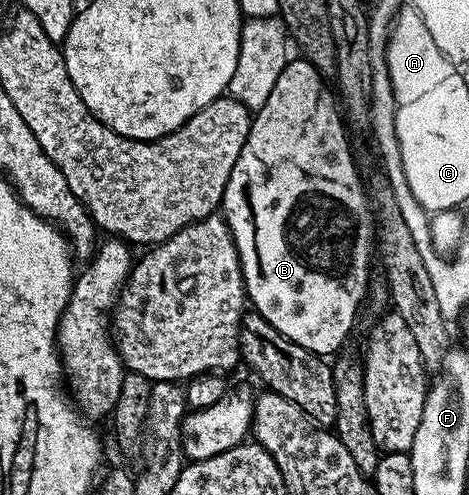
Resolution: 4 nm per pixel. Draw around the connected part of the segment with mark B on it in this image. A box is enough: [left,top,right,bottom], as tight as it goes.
[220,58,376,358]

